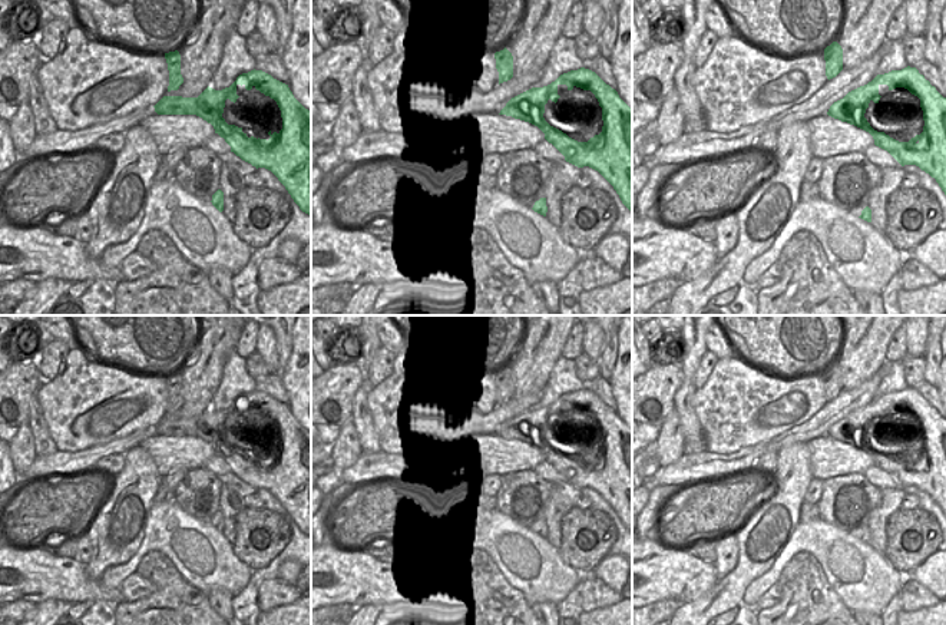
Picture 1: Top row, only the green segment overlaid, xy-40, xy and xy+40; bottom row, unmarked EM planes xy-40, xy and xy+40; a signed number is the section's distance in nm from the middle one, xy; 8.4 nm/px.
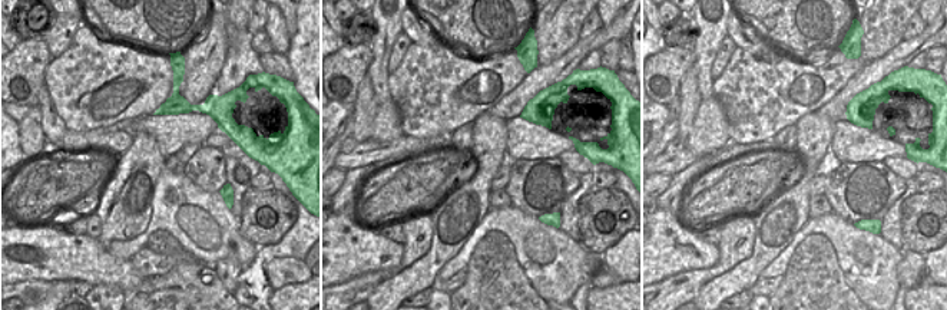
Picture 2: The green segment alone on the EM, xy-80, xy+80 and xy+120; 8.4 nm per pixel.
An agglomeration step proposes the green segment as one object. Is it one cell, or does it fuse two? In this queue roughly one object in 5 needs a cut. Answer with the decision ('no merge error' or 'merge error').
no merge error

